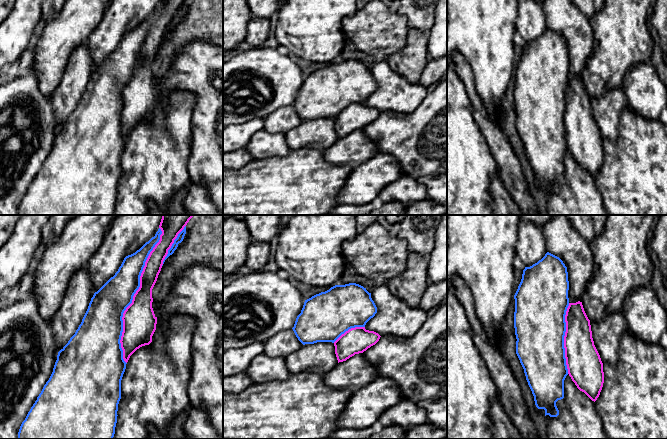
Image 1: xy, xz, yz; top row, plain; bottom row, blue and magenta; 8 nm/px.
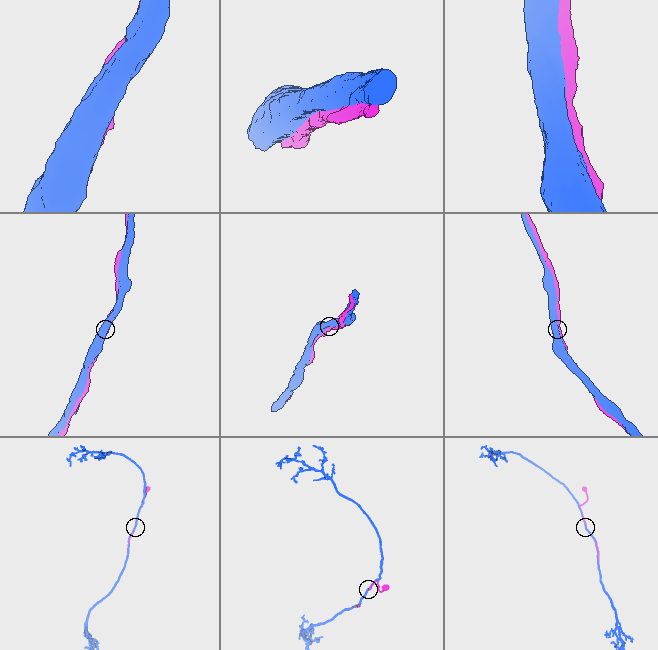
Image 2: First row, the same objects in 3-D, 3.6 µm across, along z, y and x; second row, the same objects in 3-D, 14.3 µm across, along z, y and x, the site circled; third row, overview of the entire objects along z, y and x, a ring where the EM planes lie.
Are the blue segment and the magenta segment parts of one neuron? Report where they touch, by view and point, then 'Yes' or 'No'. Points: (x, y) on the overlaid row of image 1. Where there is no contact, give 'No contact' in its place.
Touches blue at xy (133, 295). Yes

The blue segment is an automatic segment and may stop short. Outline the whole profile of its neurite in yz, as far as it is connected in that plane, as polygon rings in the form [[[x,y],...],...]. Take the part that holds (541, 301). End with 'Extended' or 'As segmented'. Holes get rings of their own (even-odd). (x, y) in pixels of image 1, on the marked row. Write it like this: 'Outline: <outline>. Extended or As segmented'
Outline: [[[547,252],[537,263],[525,267],[521,282],[514,295],[516,354],[524,369],[536,407],[544,409],[545,416],[549,415],[550,417],[559,415],[556,402],[564,398],[564,380],[567,375],[571,377],[577,388],[594,402],[599,397],[604,383],[603,363],[594,345],[590,320],[584,311],[582,302],[569,302],[568,290],[567,267],[559,257]]]. Extended

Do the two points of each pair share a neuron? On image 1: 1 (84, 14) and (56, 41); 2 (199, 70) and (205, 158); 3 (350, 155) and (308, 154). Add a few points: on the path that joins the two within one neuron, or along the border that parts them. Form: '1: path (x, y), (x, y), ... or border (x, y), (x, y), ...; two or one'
1: path (77, 20), (63, 34); one
2: path (207, 92), (207, 136); one
3: path (340, 157), (318, 157); one

